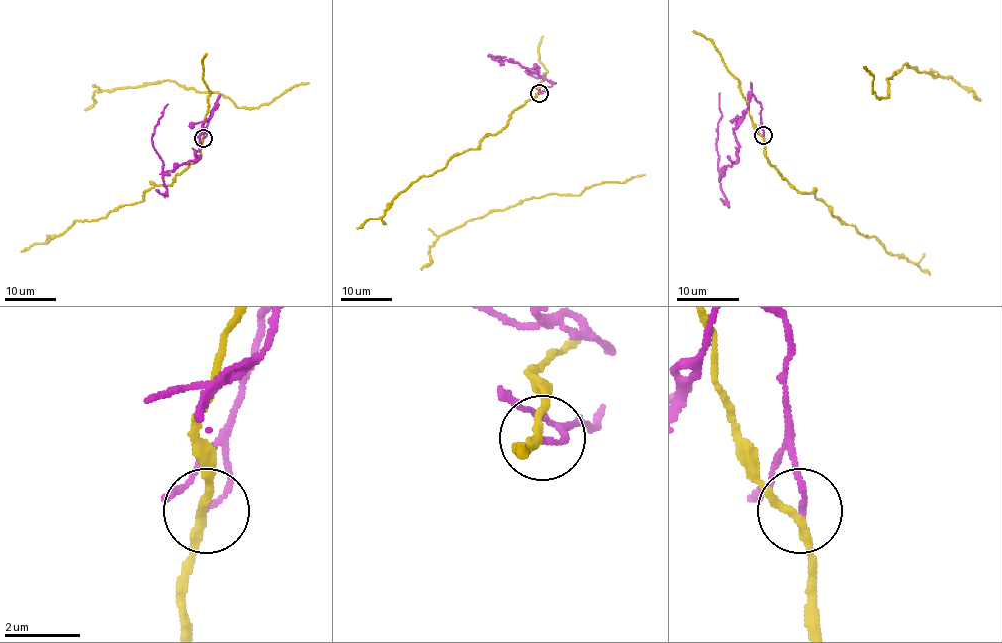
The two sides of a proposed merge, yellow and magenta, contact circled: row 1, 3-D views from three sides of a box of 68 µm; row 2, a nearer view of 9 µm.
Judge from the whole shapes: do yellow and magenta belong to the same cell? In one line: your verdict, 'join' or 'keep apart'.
keep apart

